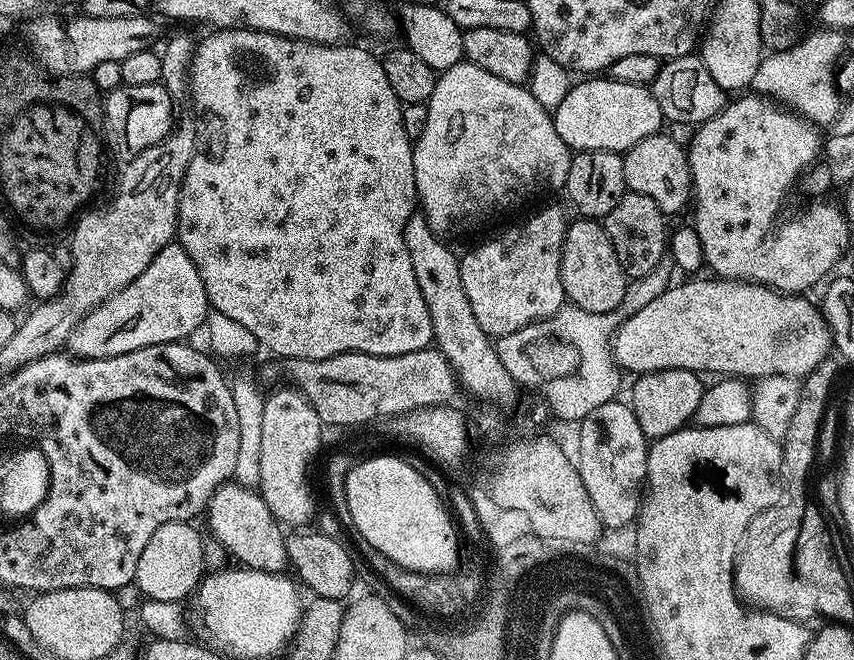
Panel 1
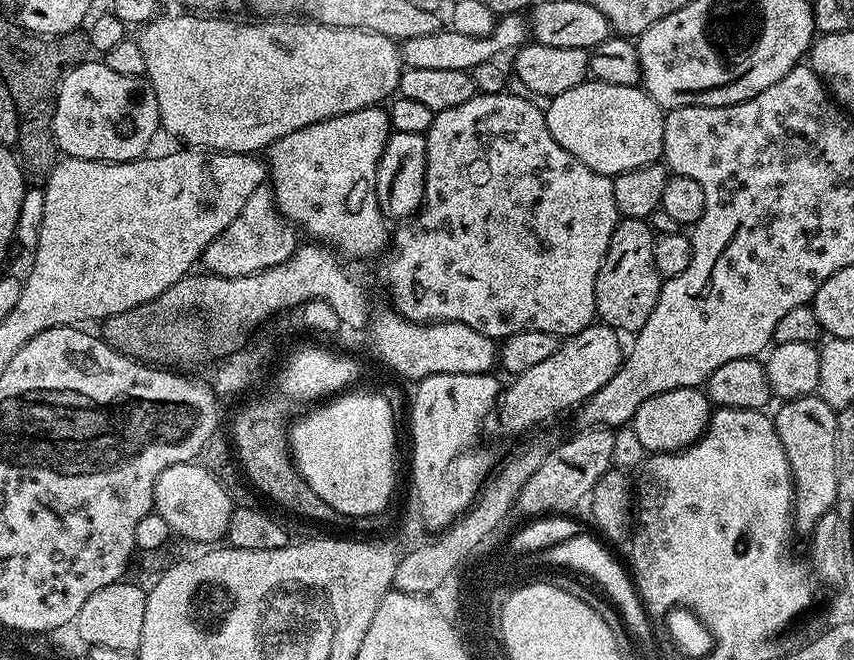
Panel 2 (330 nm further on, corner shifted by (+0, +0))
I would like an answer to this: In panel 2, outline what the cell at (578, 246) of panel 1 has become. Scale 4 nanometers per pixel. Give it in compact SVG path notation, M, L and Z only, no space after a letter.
M621 219L610 238L606 258L596 279L596 314L617 333L635 334L639 328L646 326L646 318L650 318L650 310L654 310L658 302L662 277L654 266L655 245L656 236L647 219Z

